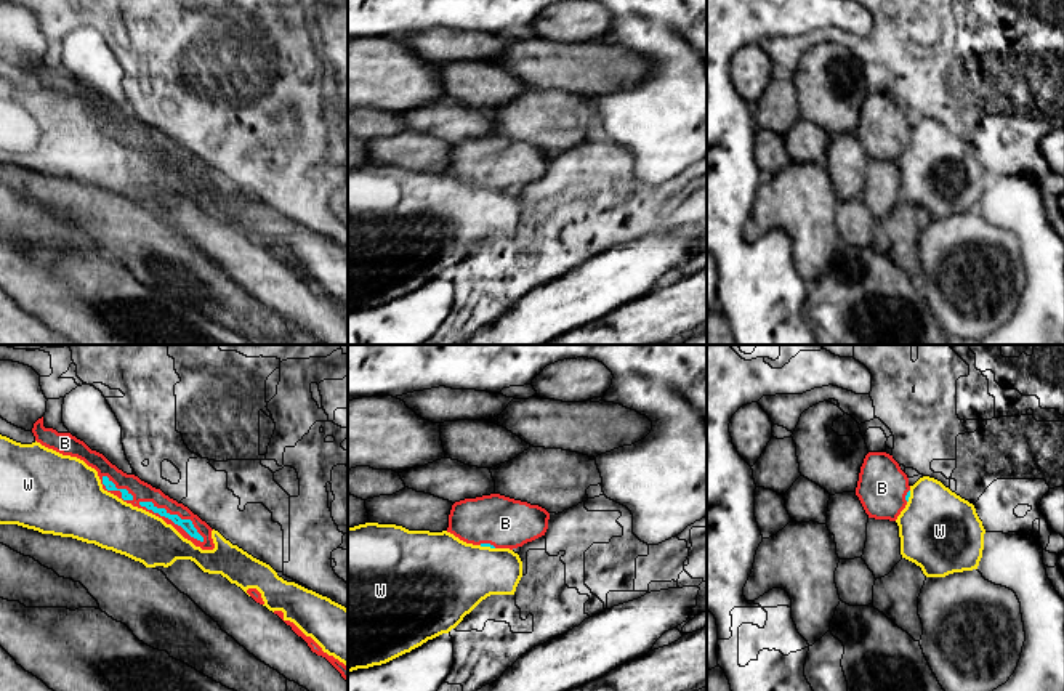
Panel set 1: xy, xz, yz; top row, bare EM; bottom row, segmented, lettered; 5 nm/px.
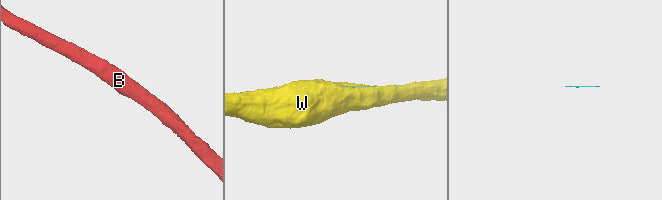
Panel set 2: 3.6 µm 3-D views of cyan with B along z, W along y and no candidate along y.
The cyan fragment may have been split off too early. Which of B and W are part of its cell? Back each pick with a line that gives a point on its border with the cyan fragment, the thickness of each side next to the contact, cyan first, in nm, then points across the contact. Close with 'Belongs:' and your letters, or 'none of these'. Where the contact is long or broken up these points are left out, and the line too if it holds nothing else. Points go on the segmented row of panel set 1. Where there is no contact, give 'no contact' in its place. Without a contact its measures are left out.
B: meets cyan in xy at (172, 520); 60 nm thick on the cyan side, 100 nm on the other
Belongs: B

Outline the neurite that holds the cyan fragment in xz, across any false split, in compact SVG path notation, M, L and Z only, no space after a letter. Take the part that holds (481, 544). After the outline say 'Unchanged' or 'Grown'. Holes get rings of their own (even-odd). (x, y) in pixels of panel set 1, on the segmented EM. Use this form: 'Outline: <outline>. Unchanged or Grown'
Outline: M490 494L455 502L447 532L466 544L513 550L545 535L548 519L538 505Z. Grown

